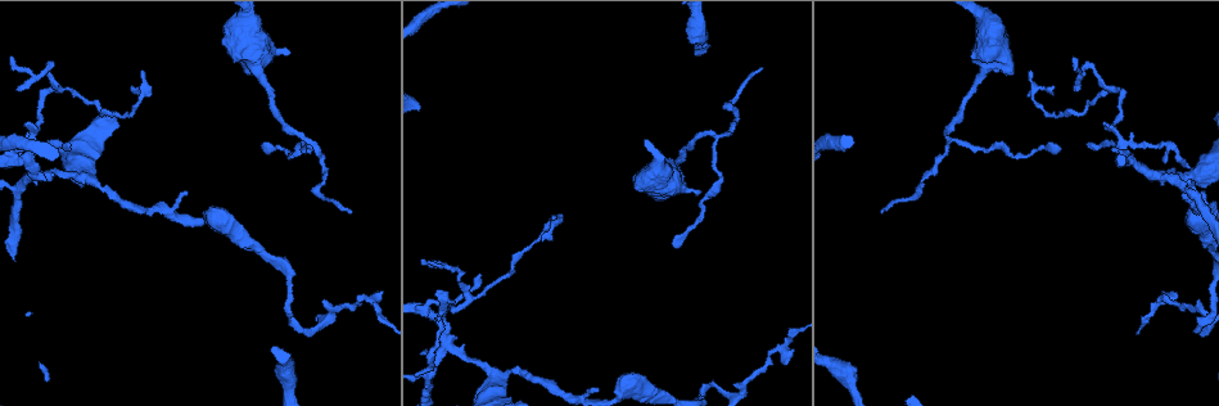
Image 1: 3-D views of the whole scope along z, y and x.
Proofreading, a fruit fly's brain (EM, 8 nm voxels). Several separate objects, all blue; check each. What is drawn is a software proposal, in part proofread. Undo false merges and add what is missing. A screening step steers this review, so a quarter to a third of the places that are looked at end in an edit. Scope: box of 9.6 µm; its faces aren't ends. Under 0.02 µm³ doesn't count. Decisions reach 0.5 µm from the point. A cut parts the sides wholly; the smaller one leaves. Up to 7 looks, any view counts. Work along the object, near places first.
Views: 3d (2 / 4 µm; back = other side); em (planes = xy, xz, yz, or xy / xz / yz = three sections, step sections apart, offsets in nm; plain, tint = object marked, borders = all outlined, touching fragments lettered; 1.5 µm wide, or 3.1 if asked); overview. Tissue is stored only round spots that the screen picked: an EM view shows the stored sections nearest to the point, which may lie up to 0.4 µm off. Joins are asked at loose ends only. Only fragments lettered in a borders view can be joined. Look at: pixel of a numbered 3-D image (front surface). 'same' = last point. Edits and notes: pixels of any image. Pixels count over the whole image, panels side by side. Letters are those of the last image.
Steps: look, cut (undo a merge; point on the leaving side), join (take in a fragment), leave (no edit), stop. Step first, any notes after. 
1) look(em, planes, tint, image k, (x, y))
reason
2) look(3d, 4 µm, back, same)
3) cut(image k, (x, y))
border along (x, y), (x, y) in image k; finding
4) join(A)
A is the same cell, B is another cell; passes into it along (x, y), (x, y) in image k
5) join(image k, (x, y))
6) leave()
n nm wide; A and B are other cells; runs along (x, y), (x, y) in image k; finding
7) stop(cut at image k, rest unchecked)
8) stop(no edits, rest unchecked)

look(3d, 2 µm, image 1, (303, 135))
sharp bend

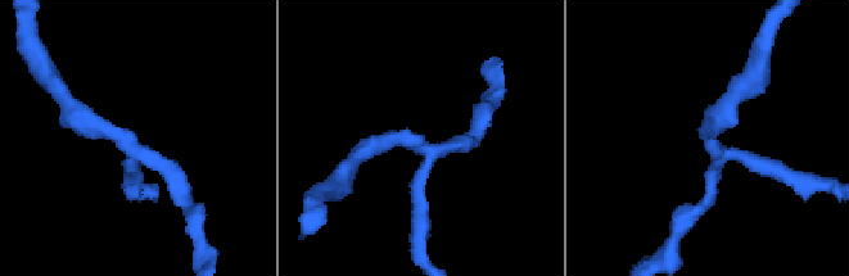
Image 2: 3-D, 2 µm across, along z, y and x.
look(em, planes, plain, image 2, (711, 141))
3 arms

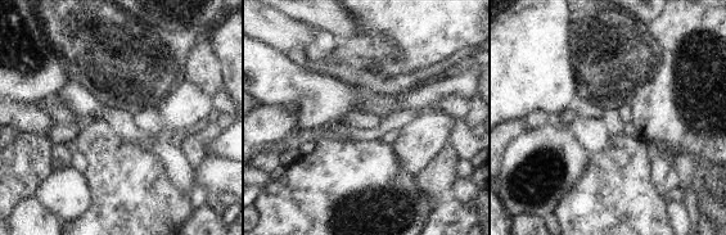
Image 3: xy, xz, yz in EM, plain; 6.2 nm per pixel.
look(em, planes, borders, same)

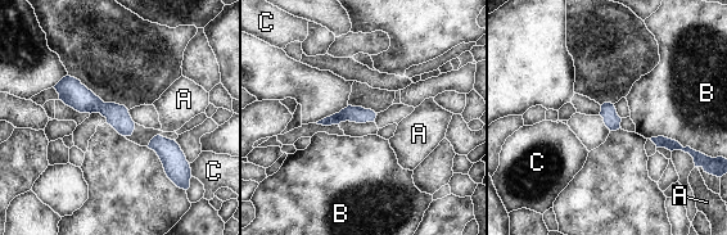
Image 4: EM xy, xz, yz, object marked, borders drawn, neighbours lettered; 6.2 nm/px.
leave()
100 nm wide; B touches over 280 nm; A, B and C are other cells; continuous, no second neuron

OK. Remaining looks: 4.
look(em, planes, tint, image 1, (46, 67))
sharp bend

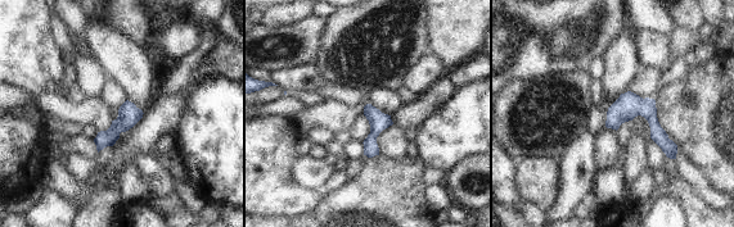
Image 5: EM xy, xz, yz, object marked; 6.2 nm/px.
look(em, planes, borders, same)

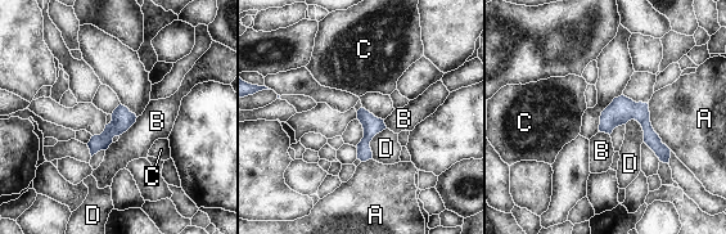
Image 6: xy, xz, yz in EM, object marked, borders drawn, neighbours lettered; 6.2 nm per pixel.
leave()
120 nm wide; A, B, C and D are other cells; border along (138, 117), (118, 135) in image 6; all the same neuron

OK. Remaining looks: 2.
look(3d, 2 µm, image 1, (479, 275))
tapers out

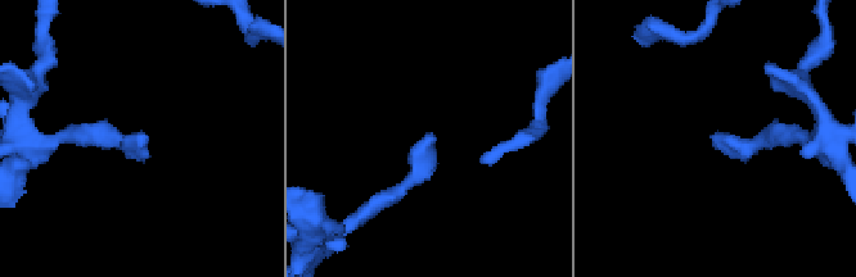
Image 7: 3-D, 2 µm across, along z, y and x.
look(em, planes, borders, image 7, (142, 130))

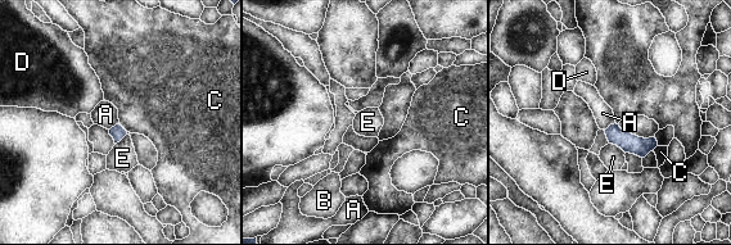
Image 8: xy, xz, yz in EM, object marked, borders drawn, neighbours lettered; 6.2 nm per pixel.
leave()
A, B, C, D and E are other cells; border along (118, 123), (127, 131) in image 8; no lettered fragment goes on from it

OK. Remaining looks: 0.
stop(no edits, rest unchecked)

